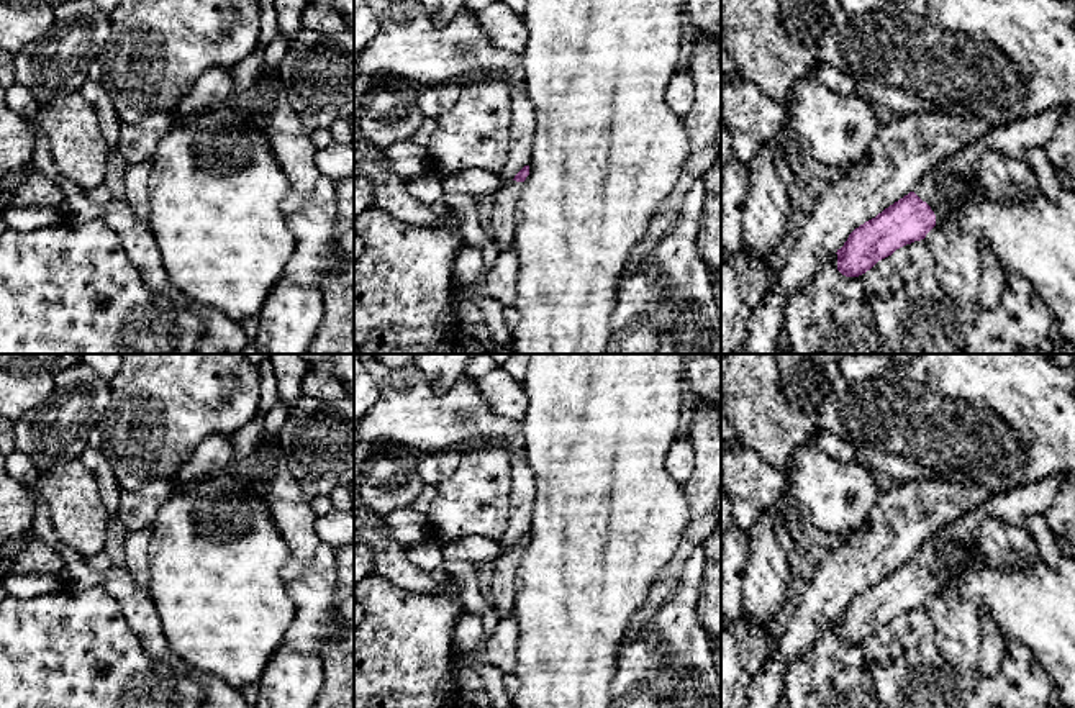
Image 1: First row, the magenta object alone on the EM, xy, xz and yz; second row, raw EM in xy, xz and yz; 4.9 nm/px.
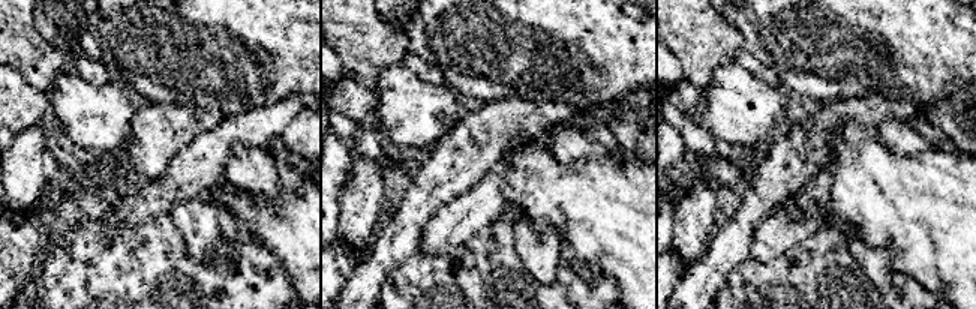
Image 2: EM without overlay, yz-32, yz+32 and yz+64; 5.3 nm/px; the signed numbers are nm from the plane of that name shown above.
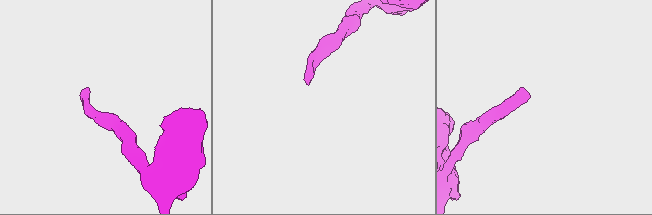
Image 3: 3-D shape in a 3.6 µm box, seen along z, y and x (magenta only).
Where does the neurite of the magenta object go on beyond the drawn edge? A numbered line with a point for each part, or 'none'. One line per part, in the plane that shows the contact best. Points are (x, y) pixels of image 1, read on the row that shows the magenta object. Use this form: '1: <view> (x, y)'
1: yz (1015, 141)

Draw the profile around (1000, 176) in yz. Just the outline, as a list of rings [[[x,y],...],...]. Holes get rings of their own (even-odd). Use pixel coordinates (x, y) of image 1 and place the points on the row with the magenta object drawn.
[[[988,151],[980,161],[980,184],[991,198],[1026,202],[1036,192],[1037,177],[1027,161]]]

